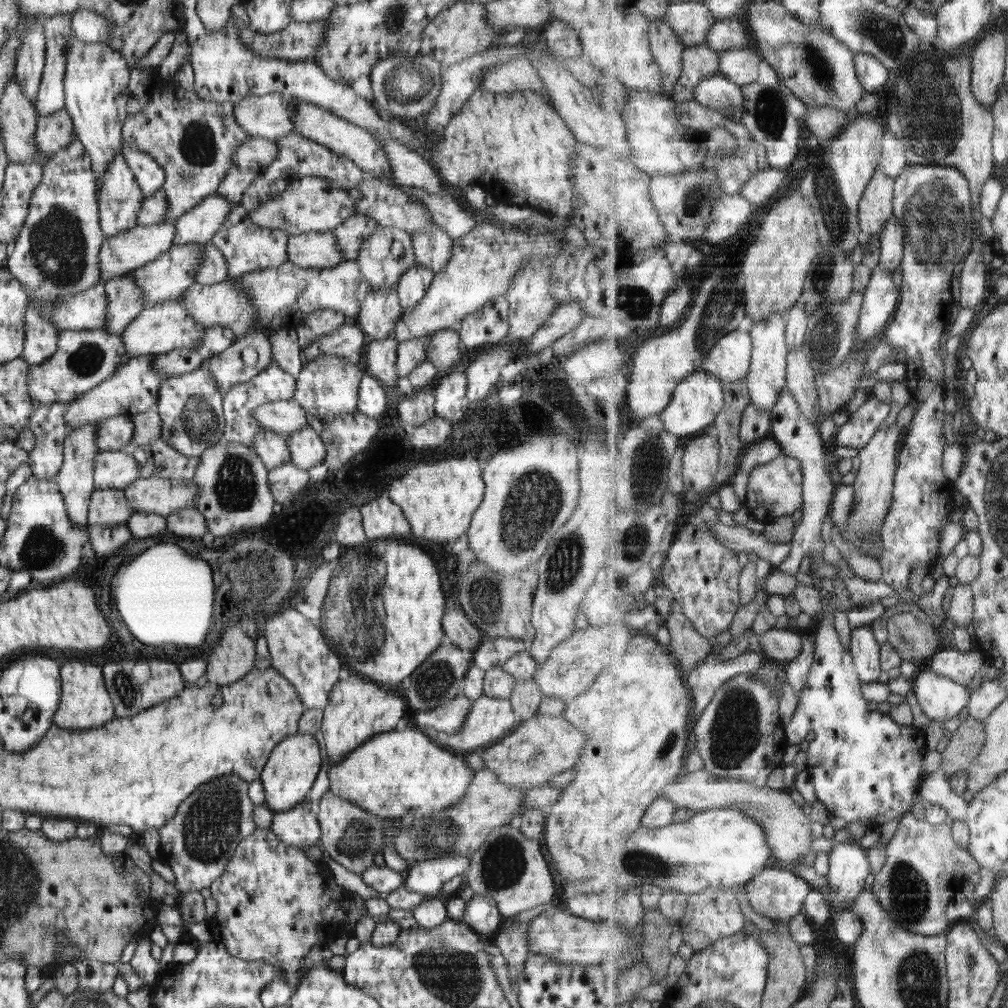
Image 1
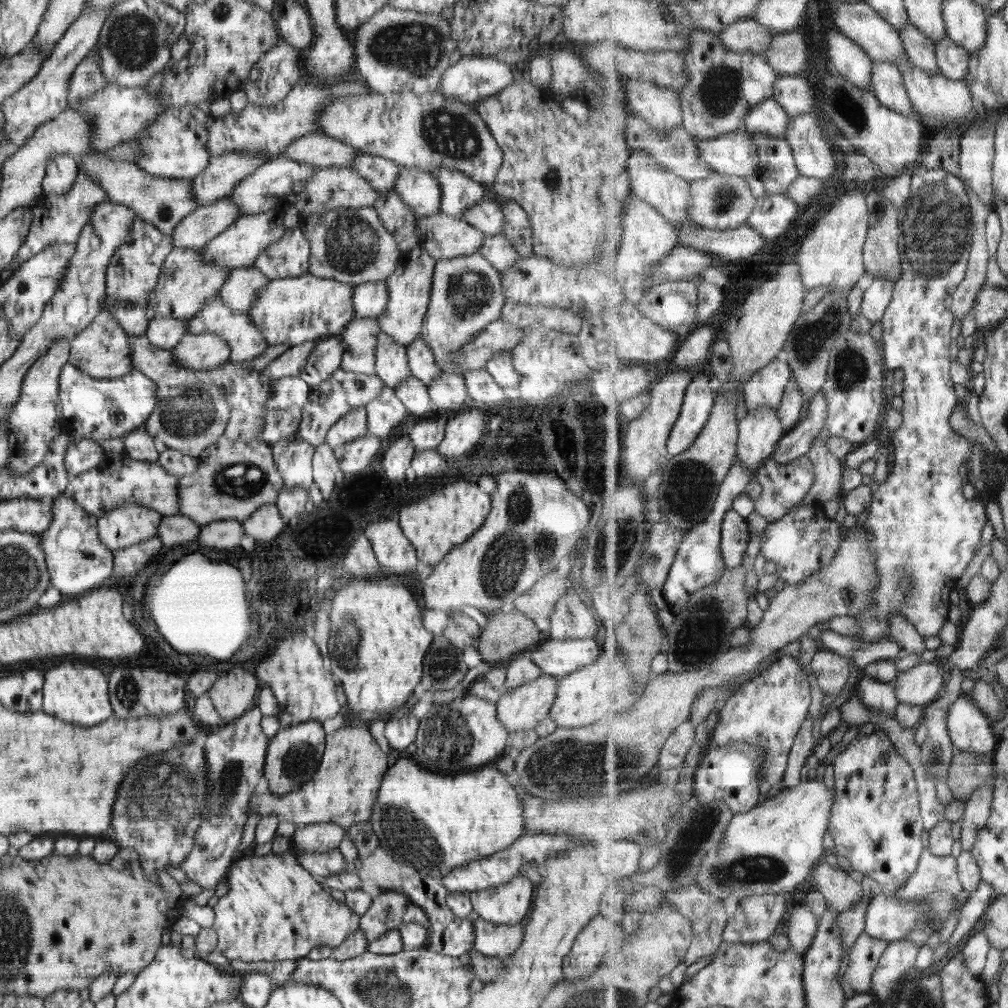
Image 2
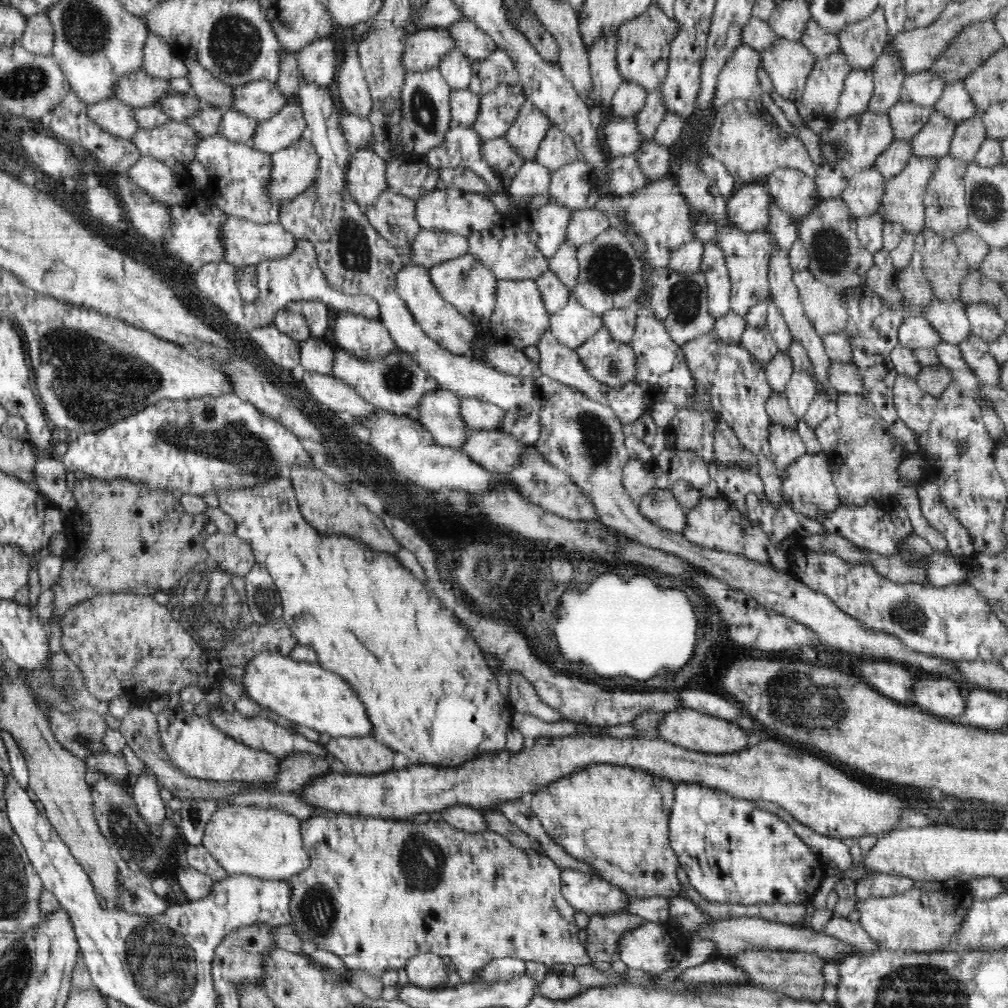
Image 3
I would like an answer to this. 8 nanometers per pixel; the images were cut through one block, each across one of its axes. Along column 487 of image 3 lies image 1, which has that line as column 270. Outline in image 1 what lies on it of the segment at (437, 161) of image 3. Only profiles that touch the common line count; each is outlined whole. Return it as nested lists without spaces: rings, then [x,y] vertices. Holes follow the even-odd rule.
[[[294,132],[277,138],[276,144],[278,144],[278,153],[276,153],[274,161],[268,163],[268,166],[257,177],[256,181],[250,184],[243,193],[240,204],[247,212],[259,208],[260,204],[267,202],[272,197],[269,187],[274,180],[317,177],[319,180],[328,180],[340,189],[350,190],[358,184],[362,184],[362,181],[368,177],[350,158],[346,158],[346,156],[310,140],[310,138],[304,138],[304,136]]]

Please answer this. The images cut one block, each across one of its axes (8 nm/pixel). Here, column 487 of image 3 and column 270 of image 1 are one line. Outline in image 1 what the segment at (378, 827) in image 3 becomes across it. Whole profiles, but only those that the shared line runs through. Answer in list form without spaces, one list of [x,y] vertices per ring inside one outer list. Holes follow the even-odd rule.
[[[265,828],[254,829],[238,843],[224,873],[209,887],[217,906],[212,919],[220,922],[220,936],[228,953],[247,961],[270,962],[272,966],[278,966],[282,970],[281,978],[294,988],[305,976],[298,970],[302,968],[306,954],[314,946],[324,947],[330,940],[353,931],[367,910],[364,898],[336,884],[334,875],[323,862],[312,862],[300,847],[284,844],[271,829]]]

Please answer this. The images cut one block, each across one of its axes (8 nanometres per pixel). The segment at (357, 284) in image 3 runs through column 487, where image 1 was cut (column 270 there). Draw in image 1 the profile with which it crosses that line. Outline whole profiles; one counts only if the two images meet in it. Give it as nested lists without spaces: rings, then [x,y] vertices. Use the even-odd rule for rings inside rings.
[[[274,361],[249,381],[231,386],[223,396],[223,414],[225,416],[223,438],[228,442],[252,446],[252,439],[258,435],[256,432],[262,431],[262,426],[252,415],[254,408],[266,402],[292,399],[295,392],[296,379],[294,376],[284,372]]]

